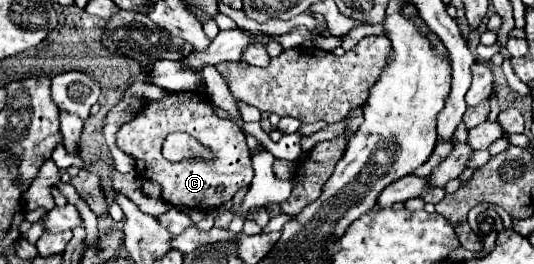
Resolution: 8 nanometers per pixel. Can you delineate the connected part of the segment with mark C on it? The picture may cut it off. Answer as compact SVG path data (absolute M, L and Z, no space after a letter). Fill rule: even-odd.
M169 92L159 100L147 100L147 108L135 120L129 120L119 128L117 132L117 146L135 158L135 170L139 178L155 180L161 184L163 200L171 206L183 206L183 208L197 208L197 210L209 210L215 206L221 206L233 198L235 192L249 186L253 180L253 168L251 168L251 156L249 146L245 142L245 134L225 118L219 118L215 114L213 104L199 92ZM171 132L187 132L195 136L201 144L211 148L213 162L203 160L183 160L183 162L167 162L161 156L161 144ZM217 184L225 186L223 194L215 194Z

